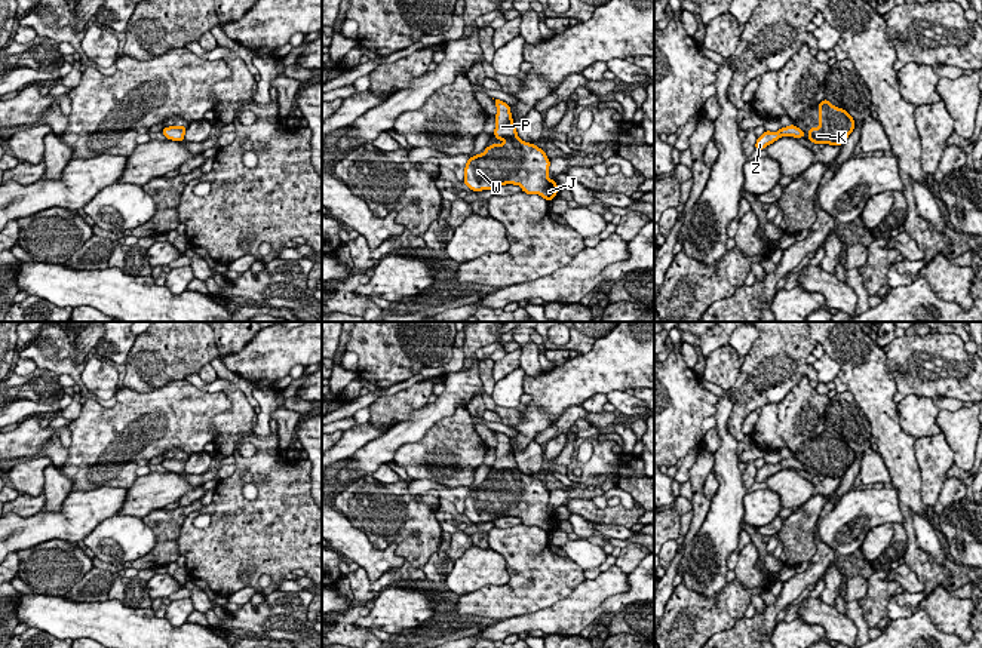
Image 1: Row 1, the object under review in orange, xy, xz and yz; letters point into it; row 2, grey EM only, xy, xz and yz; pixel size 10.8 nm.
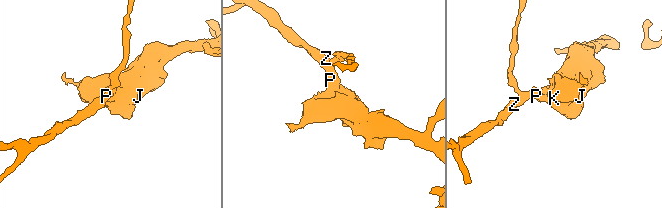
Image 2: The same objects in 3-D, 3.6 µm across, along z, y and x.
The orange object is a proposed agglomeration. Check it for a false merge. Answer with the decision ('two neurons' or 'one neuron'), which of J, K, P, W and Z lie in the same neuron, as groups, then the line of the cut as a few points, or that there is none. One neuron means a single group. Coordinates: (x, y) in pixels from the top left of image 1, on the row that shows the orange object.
one neuron; J K P W Z; no cut

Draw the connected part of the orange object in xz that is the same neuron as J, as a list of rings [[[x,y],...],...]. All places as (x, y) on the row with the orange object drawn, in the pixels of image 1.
[[[494,99],[497,107],[494,136],[500,144],[485,147],[485,153],[470,157],[463,182],[472,191],[498,185],[519,185],[527,194],[540,194],[550,202],[559,187],[549,178],[550,160],[544,150],[518,136],[509,104]]]

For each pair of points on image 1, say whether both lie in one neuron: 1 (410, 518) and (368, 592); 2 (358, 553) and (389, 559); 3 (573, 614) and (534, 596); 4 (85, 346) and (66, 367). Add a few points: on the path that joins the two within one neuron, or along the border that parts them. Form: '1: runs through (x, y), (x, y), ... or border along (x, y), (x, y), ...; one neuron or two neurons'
1: runs through (410, 539), (410, 562), (396, 576), (389, 579); one neuron
2: runs through (365, 555), (371, 559), (381, 559); one neuron
3: border along (582, 583), (551, 605), (521, 616); two neurons
4: border along (94, 346), (80, 362), (73, 362); two neurons

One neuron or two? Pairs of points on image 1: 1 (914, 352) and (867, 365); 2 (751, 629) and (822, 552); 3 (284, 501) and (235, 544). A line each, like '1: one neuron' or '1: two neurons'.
1: two neurons
2: one neuron
3: one neuron

